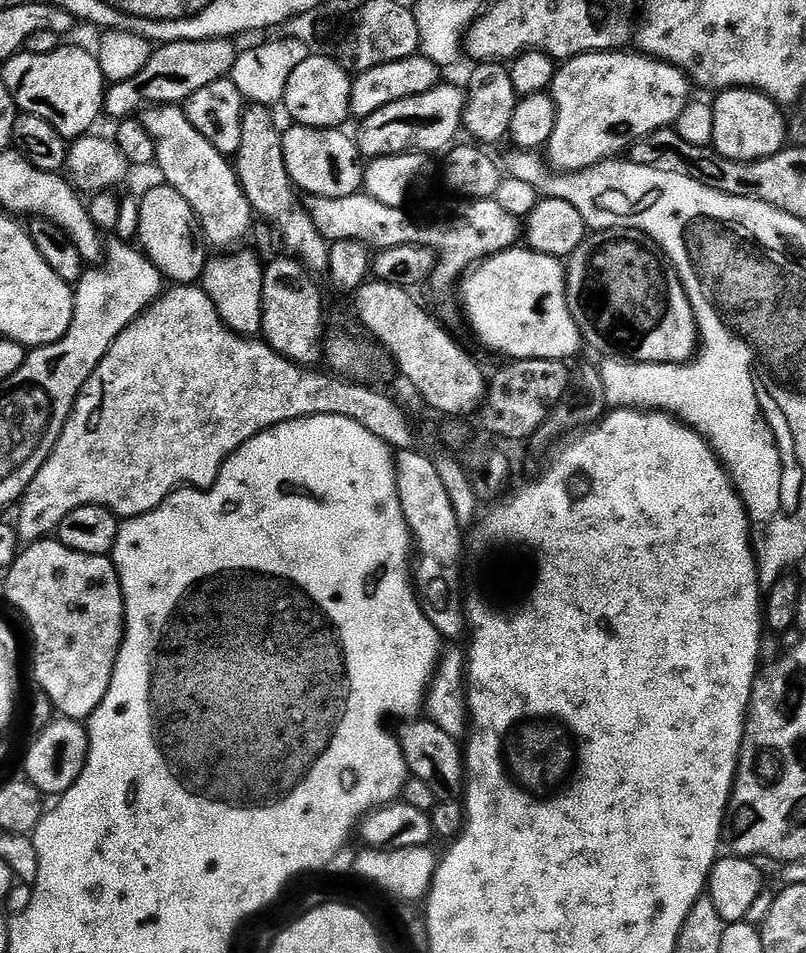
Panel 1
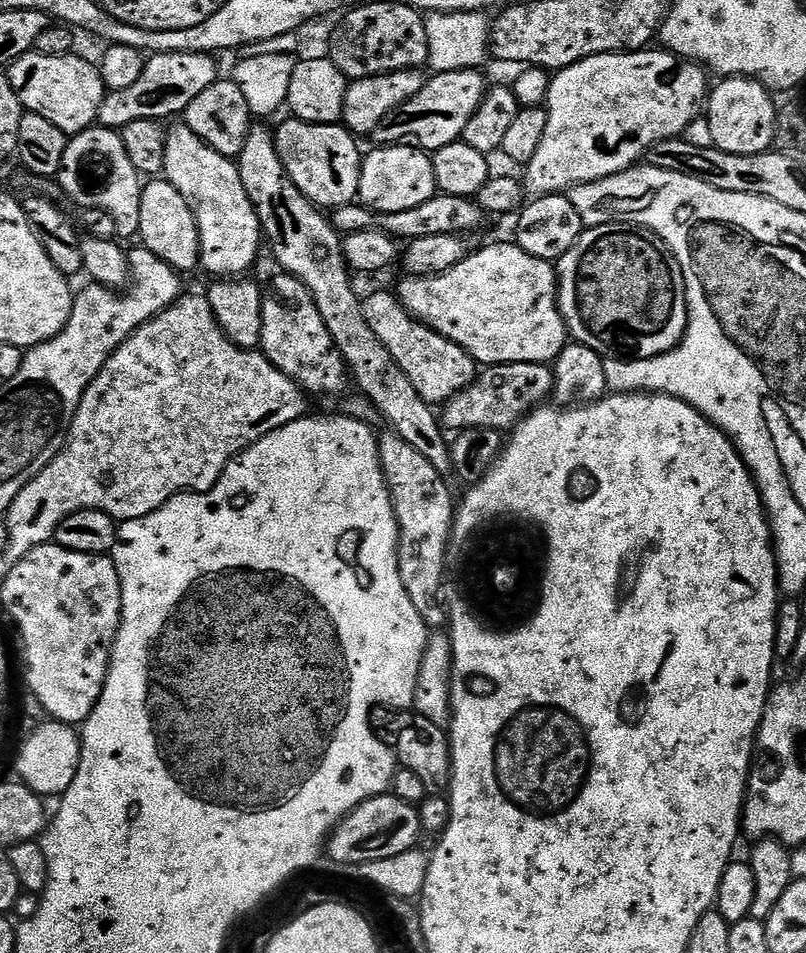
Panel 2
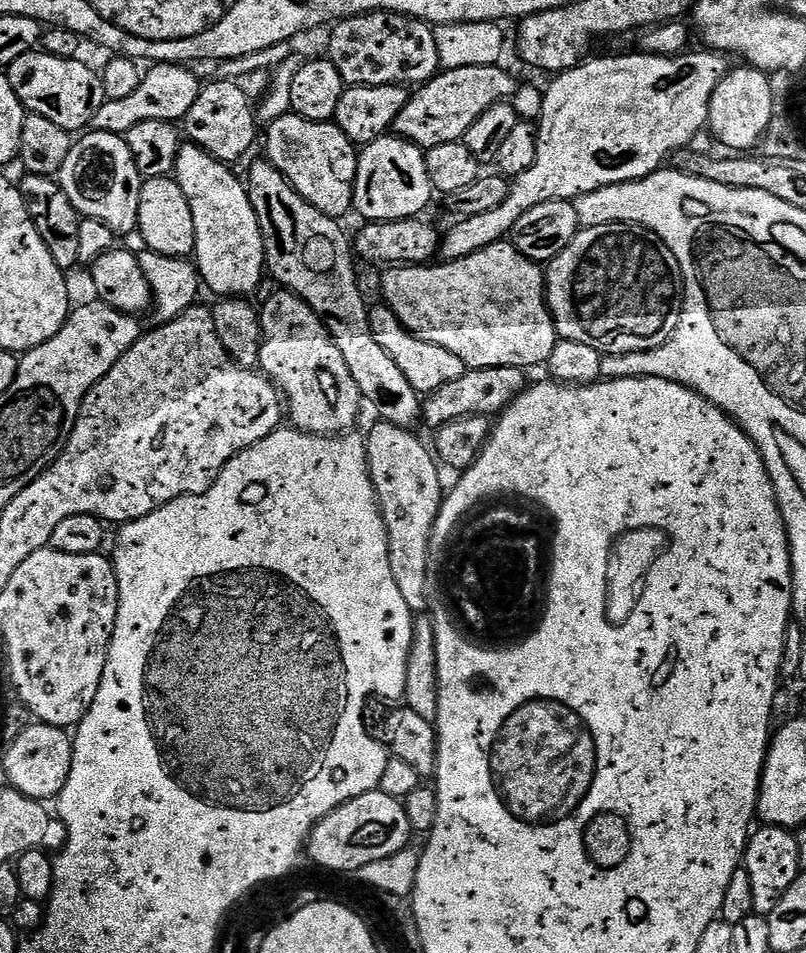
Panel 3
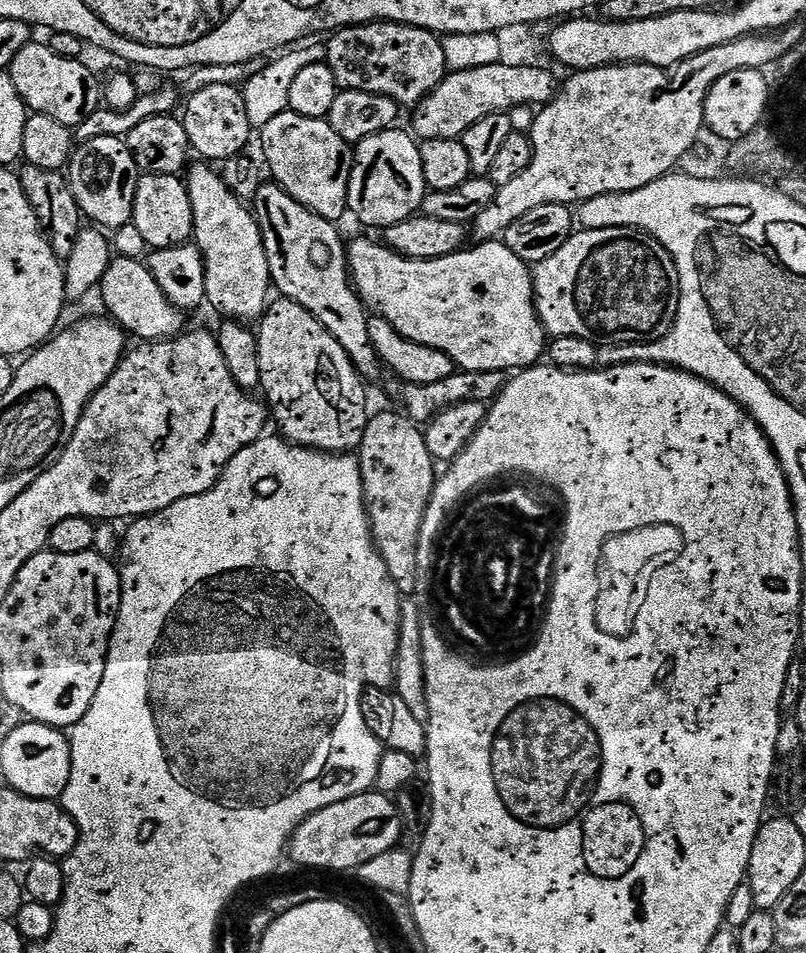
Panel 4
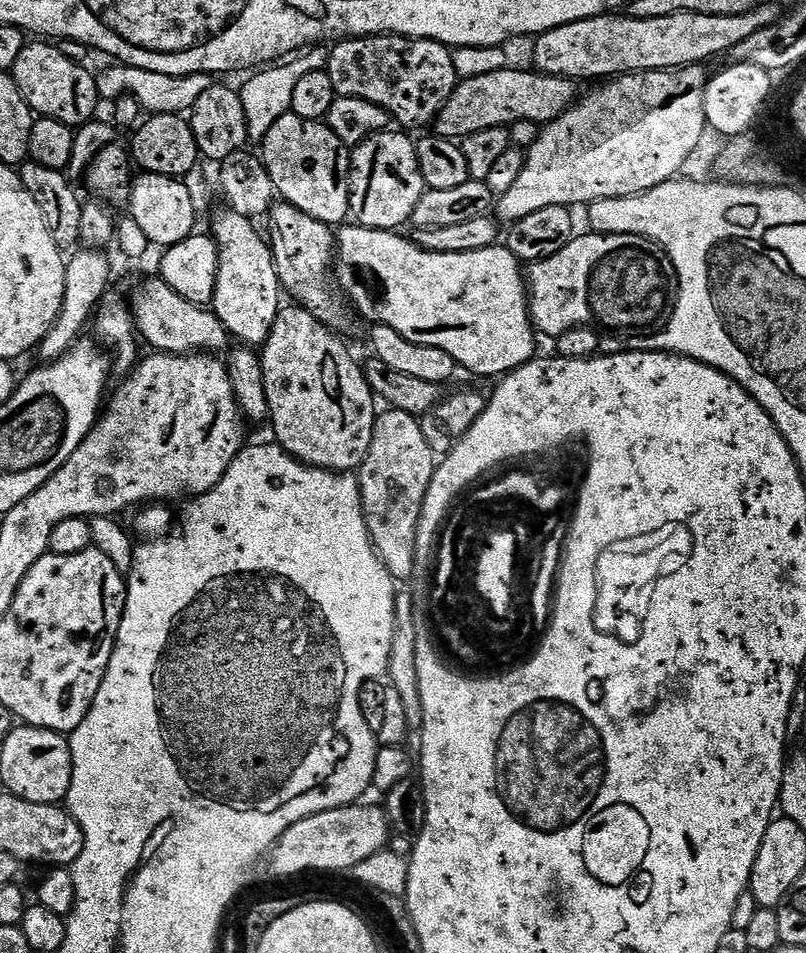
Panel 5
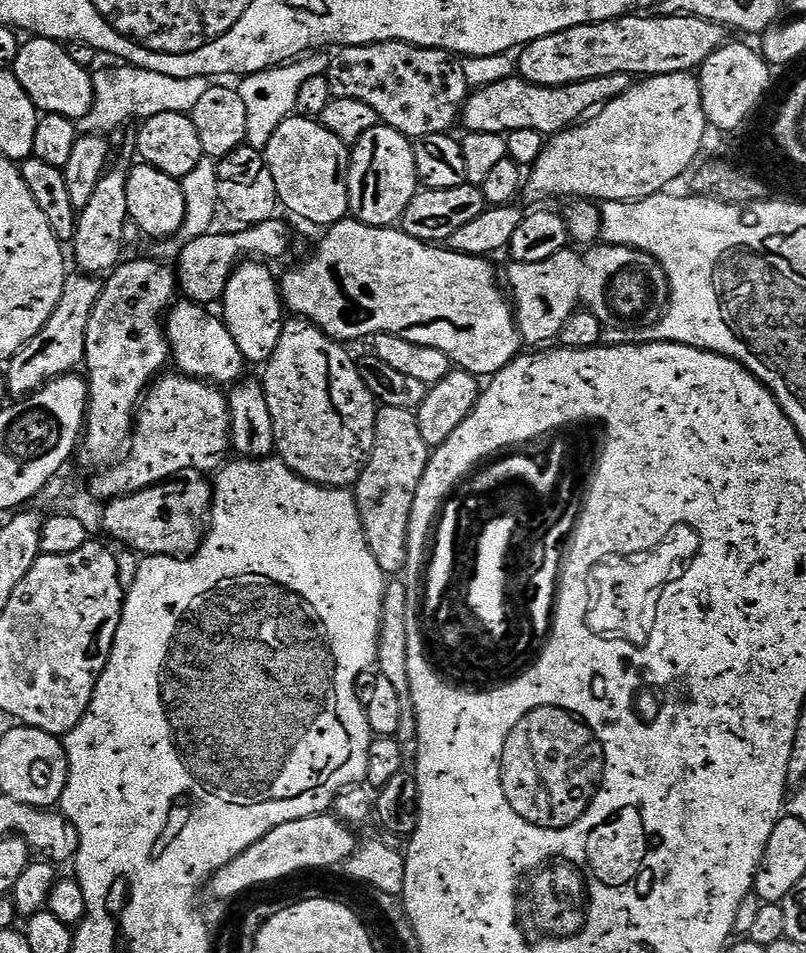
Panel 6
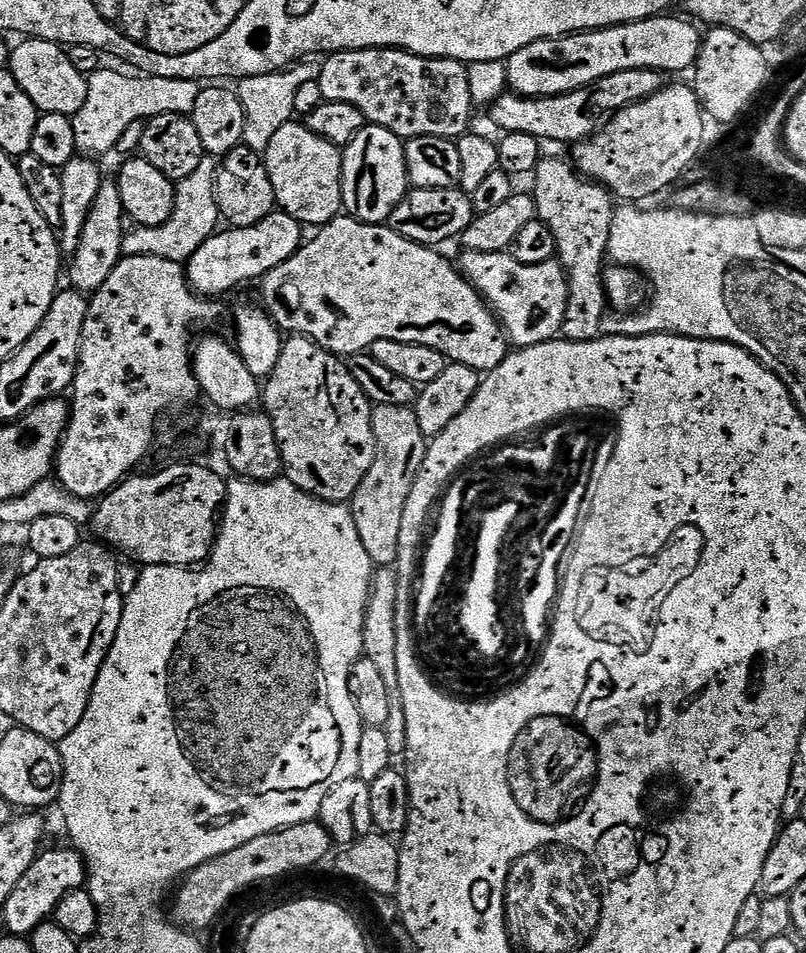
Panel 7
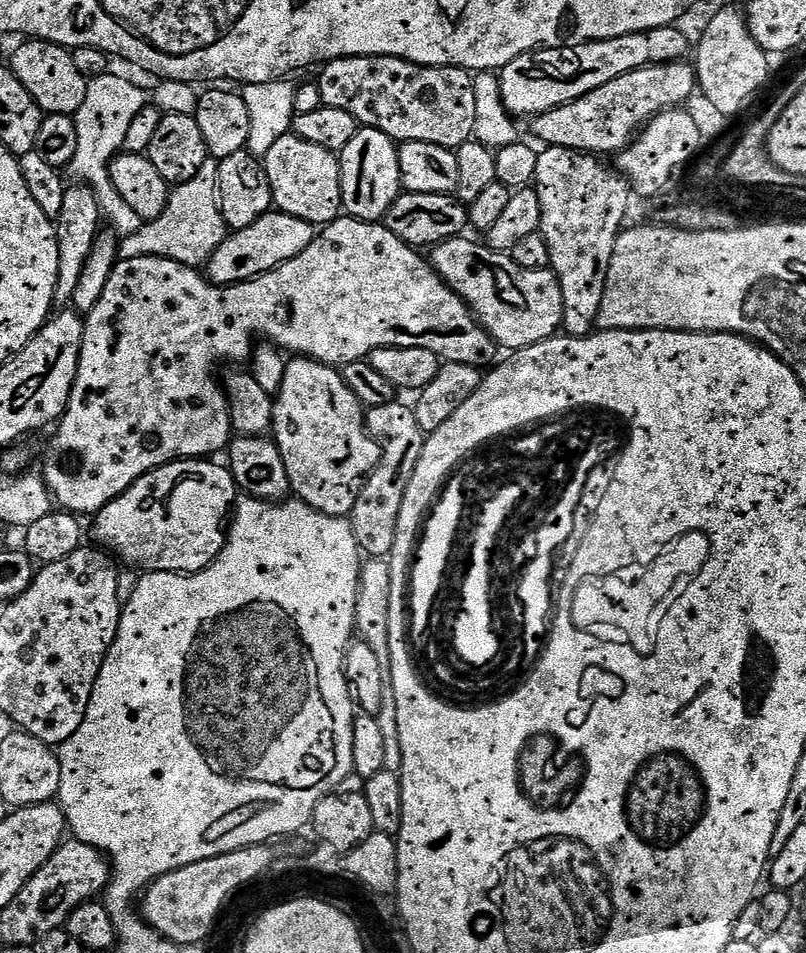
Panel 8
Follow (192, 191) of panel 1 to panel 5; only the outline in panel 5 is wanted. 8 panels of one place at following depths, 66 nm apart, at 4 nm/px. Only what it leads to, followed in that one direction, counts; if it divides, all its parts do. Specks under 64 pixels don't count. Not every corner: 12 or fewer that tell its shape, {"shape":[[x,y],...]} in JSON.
{"shape":[[231,210],[213,222],[210,307],[258,348],[282,306],[271,245]]}

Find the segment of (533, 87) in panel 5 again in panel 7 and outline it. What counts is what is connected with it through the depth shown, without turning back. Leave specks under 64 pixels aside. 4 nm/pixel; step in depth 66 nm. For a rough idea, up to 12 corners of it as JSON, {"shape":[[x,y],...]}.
{"shape":[[622,70],[557,96],[508,90],[501,133],[575,146],[605,118],[653,96],[654,70]]}

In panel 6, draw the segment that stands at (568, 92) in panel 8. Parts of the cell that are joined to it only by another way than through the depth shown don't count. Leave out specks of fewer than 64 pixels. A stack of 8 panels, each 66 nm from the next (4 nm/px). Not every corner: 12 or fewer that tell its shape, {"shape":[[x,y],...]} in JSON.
{"shape":[[629,14],[532,40],[521,80],[695,73],[730,32]]}

